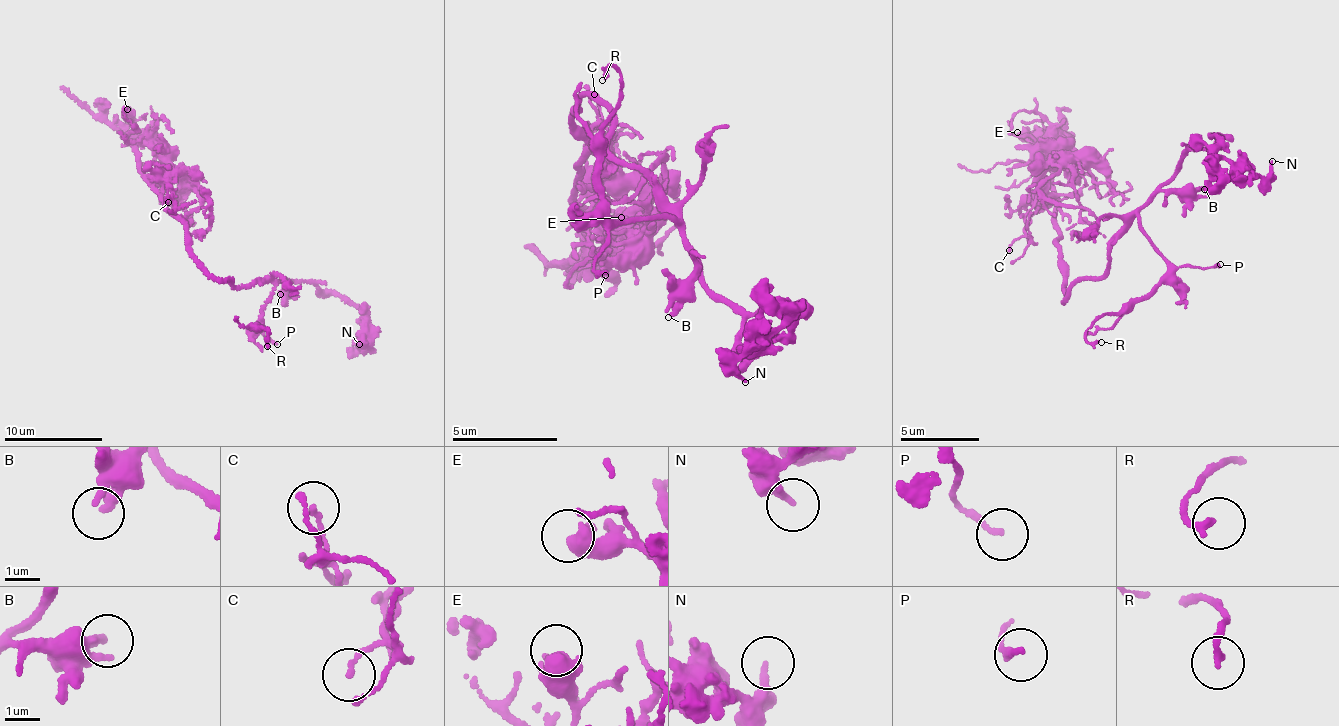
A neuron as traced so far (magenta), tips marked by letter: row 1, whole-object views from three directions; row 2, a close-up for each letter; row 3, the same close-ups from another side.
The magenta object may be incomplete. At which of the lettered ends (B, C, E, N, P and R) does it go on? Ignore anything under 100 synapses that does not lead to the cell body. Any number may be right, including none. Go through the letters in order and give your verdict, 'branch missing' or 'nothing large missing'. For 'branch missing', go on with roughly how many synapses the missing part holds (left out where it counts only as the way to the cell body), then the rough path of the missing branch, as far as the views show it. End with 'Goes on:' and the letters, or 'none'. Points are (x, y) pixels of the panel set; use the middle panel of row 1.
B: nothing large missing
C: nothing large missing
E: nothing large missing
N: nothing large missing
P: nothing large missing
R: nothing large missing
Goes on: none

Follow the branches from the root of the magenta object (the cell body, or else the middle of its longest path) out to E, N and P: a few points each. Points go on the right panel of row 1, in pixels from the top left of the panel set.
E: (1066, 299), (1051, 197), (1058, 145), (1017, 132)
N: (1066, 299), (1103, 275), (1211, 132), (1220, 158), (1260, 175), (1272, 161)
P: (1066, 299), (1076, 280), (1103, 275), (1116, 238), (1123, 237), (1133, 217), (1149, 243), (1178, 268), (1220, 264)

